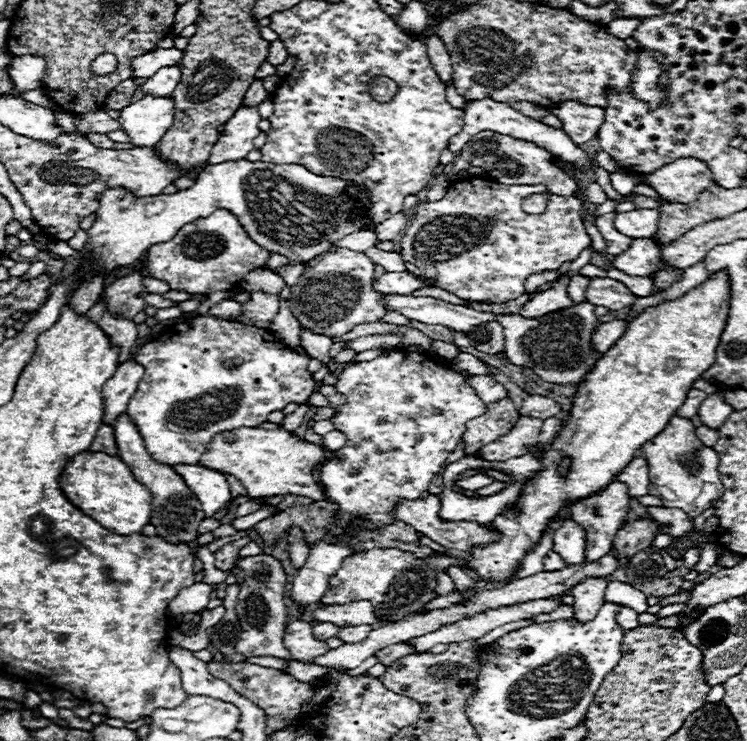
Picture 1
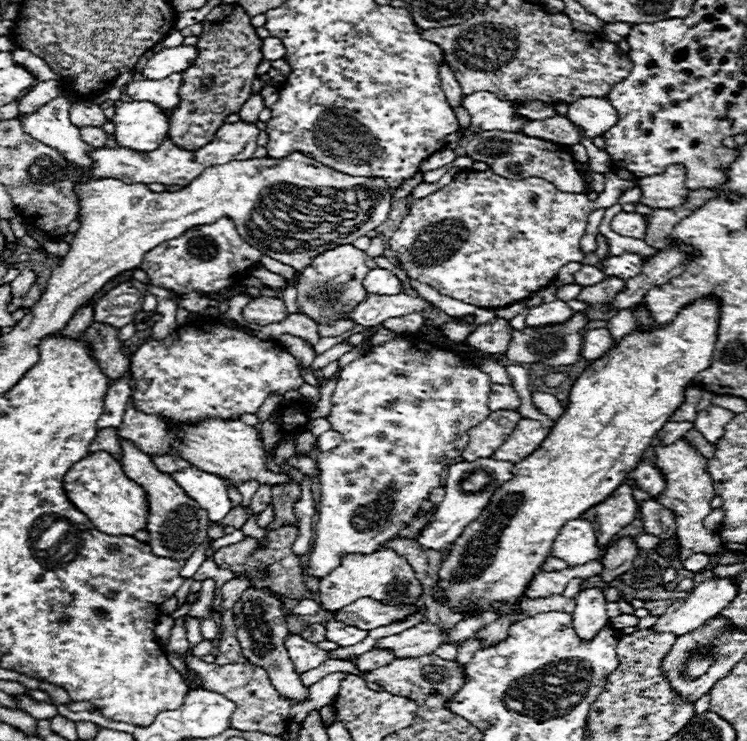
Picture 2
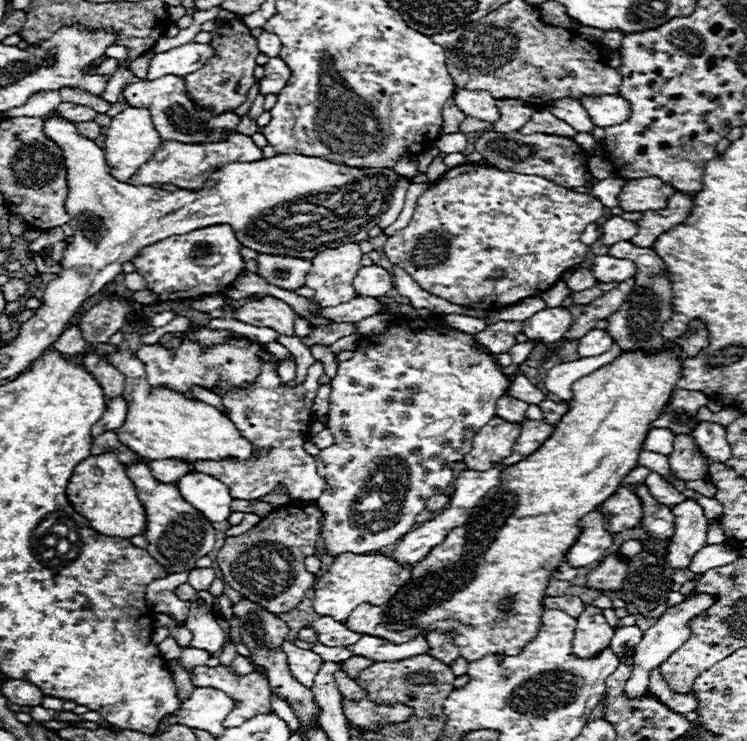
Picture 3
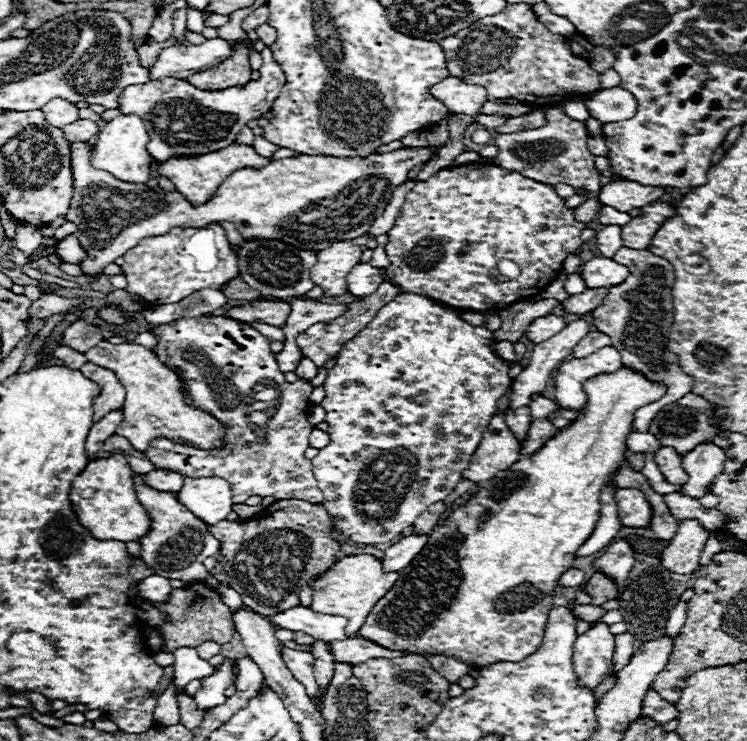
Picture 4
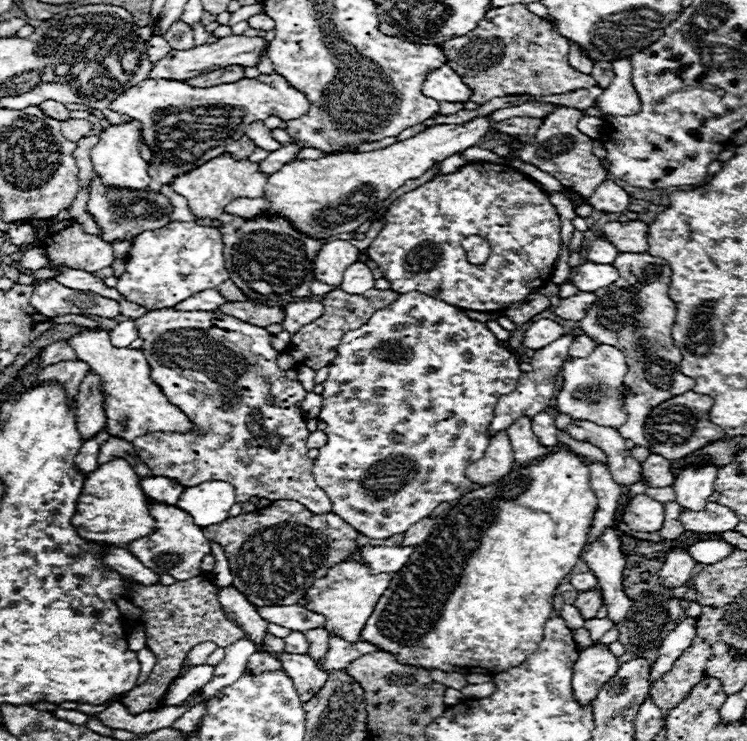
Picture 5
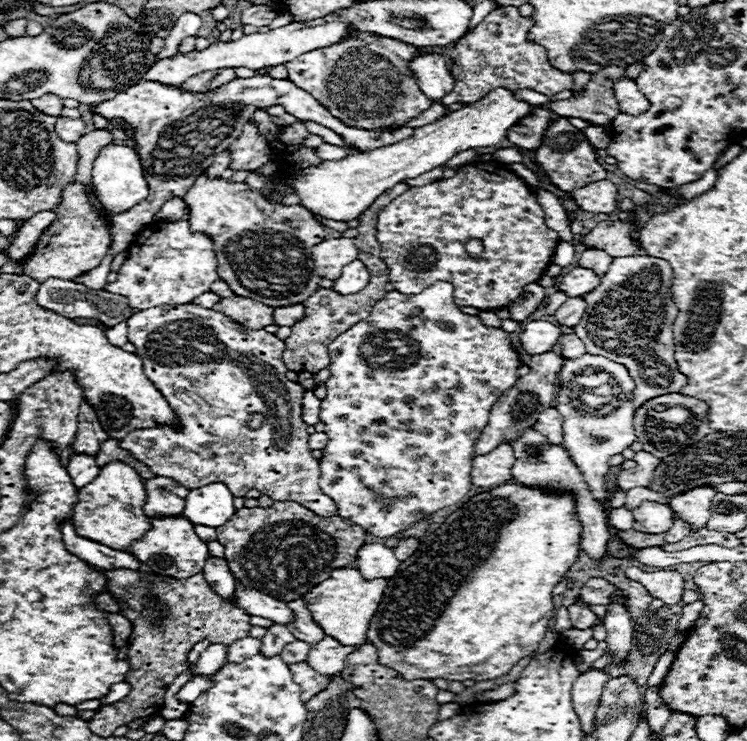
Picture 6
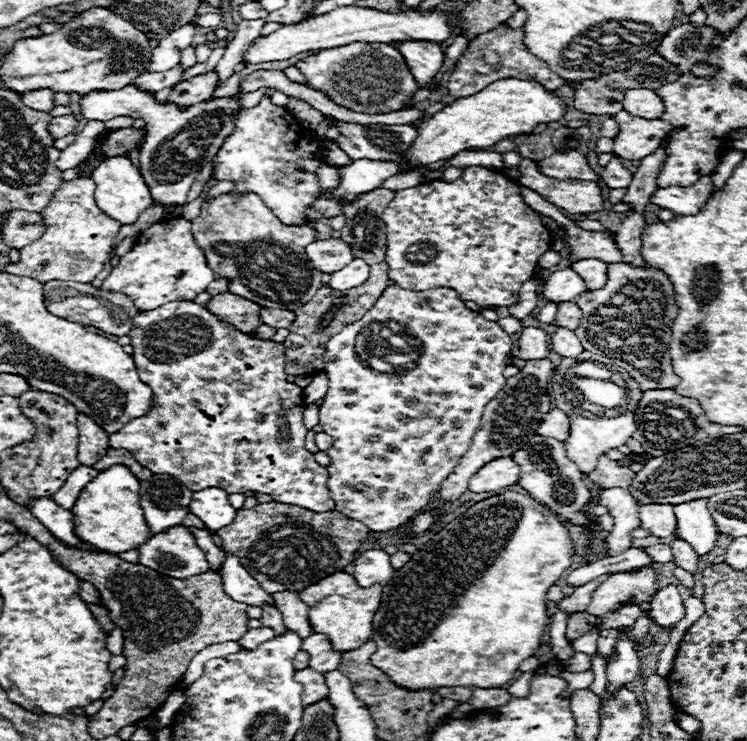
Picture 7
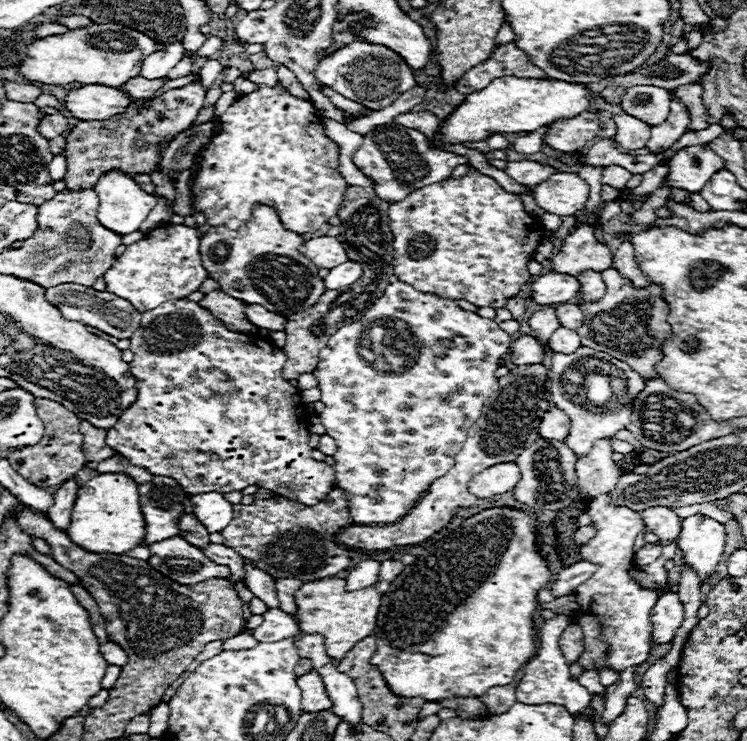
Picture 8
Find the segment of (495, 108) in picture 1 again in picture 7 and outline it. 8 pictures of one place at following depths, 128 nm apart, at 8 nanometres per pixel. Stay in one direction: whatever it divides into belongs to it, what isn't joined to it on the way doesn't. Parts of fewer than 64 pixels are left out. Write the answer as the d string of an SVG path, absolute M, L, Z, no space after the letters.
M408 40L408 42L390 42L390 44L400 50L412 76L416 78L416 82L420 86L428 84L444 62L444 54L442 54L440 46L434 42Z

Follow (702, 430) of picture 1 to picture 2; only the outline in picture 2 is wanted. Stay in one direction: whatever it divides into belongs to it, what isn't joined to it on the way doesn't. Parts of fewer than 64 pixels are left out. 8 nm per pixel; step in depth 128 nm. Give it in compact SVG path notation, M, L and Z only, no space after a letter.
M688 430L682 438L684 438L690 446L696 446L696 450L700 450L700 454L704 454L706 460L712 460L712 454L716 452L716 446L712 446L700 432L696 432L696 430Z

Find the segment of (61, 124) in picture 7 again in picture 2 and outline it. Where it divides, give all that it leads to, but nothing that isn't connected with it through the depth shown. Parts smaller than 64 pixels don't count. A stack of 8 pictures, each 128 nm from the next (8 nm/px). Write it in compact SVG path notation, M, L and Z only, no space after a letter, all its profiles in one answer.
M84 126L84 128L80 128L80 136L82 136L84 142L88 142L94 148L102 148L104 142L106 142L106 138L108 138L106 132L102 128L96 128L96 126Z

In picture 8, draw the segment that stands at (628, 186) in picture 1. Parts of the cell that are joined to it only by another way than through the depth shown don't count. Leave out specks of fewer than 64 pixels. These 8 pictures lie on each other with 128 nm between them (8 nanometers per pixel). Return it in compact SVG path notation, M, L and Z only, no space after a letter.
M470 167L462 178L446 178L444 182L424 186L412 192L402 202L392 202L388 208L388 226L394 234L394 274L414 290L436 294L452 300L468 300L474 306L502 308L510 296L530 280L528 262L542 240L542 224L530 216L518 194L508 194L494 178Z

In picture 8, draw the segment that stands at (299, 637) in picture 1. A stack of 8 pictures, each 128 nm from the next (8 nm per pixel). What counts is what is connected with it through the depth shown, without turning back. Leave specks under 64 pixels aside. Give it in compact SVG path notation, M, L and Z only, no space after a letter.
M316 670L298 678L298 686L302 690L302 710L304 712L322 712L332 708L332 700L324 690L324 682Z

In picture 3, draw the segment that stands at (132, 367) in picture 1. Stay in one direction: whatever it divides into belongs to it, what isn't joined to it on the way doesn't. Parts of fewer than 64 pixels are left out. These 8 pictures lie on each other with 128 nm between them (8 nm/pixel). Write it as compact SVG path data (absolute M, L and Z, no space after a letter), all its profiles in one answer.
M114 398L108 402L108 410L102 414L100 422L96 422L96 426L92 426L92 438L108 432L108 430L116 430L124 424L126 420L126 400L124 398Z

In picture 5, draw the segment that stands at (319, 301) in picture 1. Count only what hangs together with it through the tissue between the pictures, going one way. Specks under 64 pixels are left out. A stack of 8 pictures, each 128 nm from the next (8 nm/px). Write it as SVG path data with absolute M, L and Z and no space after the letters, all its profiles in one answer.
M332 240L322 244L314 260L314 278L332 286L342 282L344 270L358 260L358 248L348 240Z

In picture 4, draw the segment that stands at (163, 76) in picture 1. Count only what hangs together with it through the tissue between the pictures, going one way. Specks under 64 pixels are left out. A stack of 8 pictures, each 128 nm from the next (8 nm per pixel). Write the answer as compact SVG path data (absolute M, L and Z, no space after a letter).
M268 46L262 48L262 58L264 64L260 78L250 80L246 86L210 92L178 78L148 80L146 84L128 86L118 98L118 108L122 114L140 114L140 118L144 118L150 134L148 152L158 162L166 162L168 158L176 156L196 156L222 150L238 138L240 130L250 120L258 120L272 110L272 104L276 102L278 92L286 82L284 72L272 60L272 50Z

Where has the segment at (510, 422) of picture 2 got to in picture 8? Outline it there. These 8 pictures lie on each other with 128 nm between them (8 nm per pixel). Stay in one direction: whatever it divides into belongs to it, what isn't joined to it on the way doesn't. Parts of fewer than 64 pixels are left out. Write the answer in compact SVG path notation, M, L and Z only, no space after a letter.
M502 462L476 474L468 482L468 490L478 498L492 498L510 492L518 480L520 480L518 466L514 462Z

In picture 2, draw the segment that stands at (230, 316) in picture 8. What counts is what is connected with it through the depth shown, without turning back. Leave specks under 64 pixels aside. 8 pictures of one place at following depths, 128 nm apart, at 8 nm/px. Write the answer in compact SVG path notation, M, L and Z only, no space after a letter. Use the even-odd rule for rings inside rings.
M258 296L242 310L242 316L250 324L268 326L268 324L282 322L288 316L288 312L280 298L260 298ZM282 334L282 338L280 338L280 346L284 346L284 350L288 350L294 358L302 360L304 366L310 368L312 360L314 360L314 350L312 350L310 344L306 344L304 340L300 340L300 338L292 336L292 334Z

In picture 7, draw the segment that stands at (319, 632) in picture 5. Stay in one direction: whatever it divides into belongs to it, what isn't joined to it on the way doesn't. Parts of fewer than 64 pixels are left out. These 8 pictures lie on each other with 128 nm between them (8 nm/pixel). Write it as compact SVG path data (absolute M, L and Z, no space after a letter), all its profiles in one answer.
M280 592L272 596L278 610L282 612L284 618L284 626L288 630L298 632L302 638L308 638L308 634L312 634L312 626L308 622L308 606L298 598L298 594L292 592Z

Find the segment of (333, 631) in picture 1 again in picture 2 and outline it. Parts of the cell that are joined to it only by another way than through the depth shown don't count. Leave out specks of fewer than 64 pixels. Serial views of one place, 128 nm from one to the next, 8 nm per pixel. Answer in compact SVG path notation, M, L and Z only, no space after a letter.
M310 624L304 632L302 632L304 640L316 644L316 642L322 642L326 638L326 628L322 624Z

